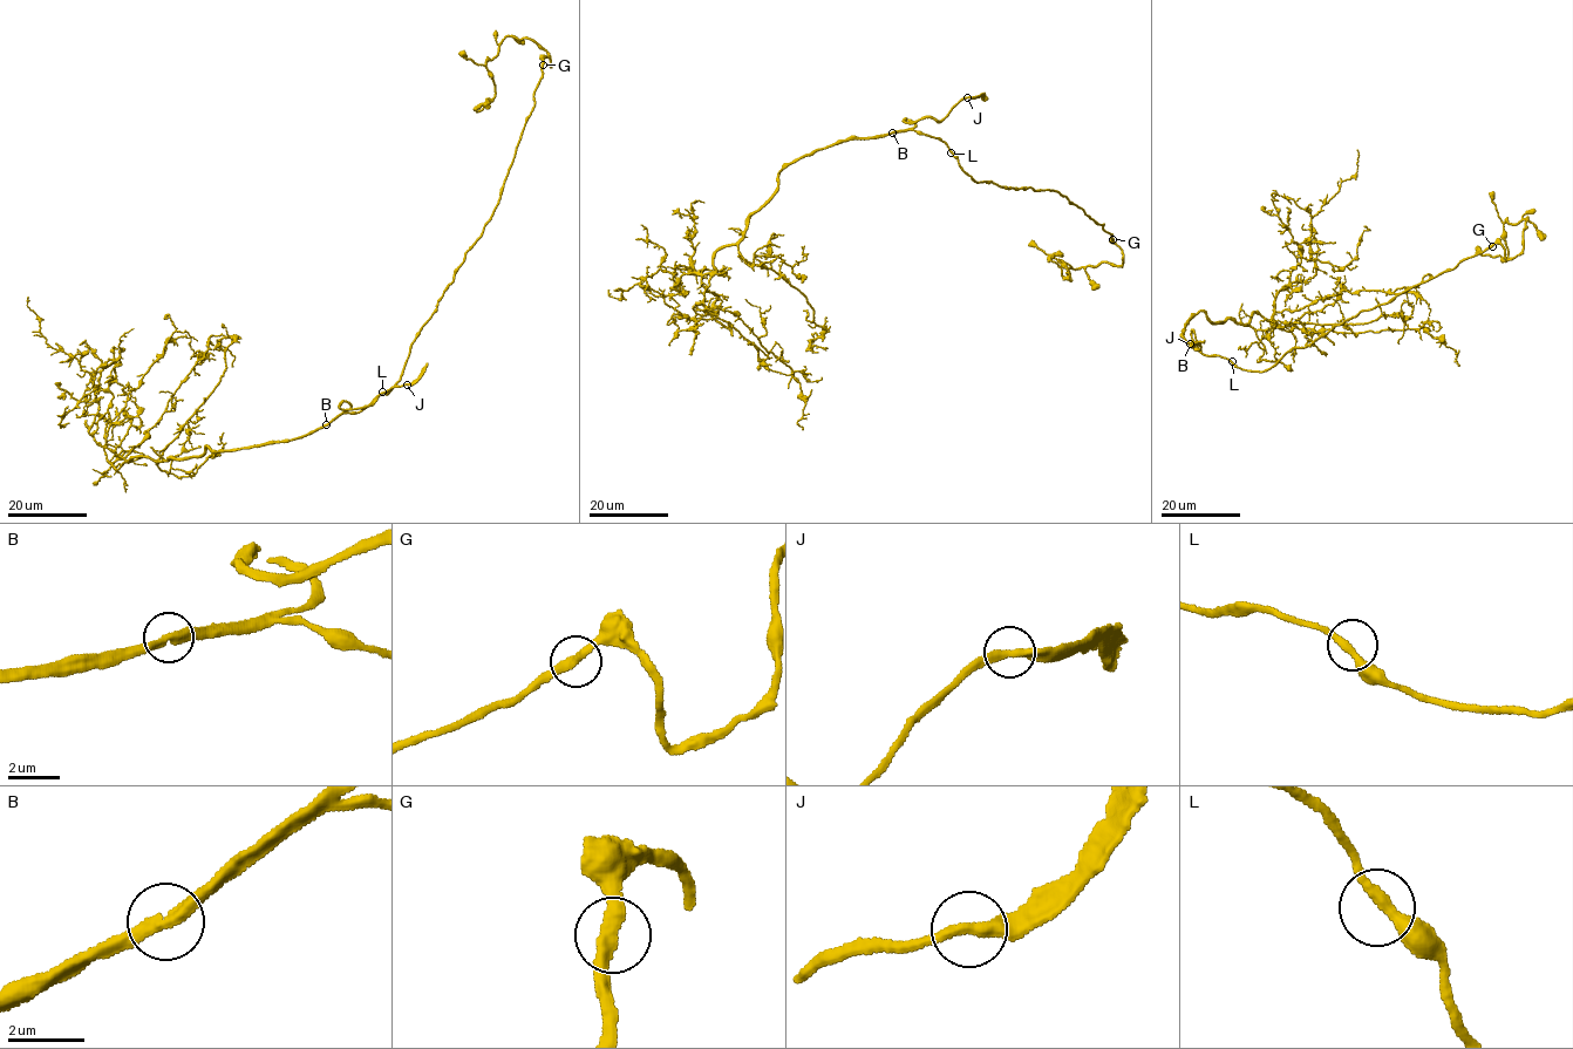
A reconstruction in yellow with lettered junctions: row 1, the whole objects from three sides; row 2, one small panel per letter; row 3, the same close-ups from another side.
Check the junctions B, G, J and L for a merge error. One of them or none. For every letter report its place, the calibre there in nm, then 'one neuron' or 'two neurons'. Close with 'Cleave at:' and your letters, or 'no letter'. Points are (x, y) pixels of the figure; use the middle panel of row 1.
B: (892, 133) | 340 nm | one neuron
G: (1112, 239) | 320 nm | one neuron
J: (967, 97) | 320 nm | one neuron
L: (951, 152) | 320 nm | one neuron
Cleave at: no letter

